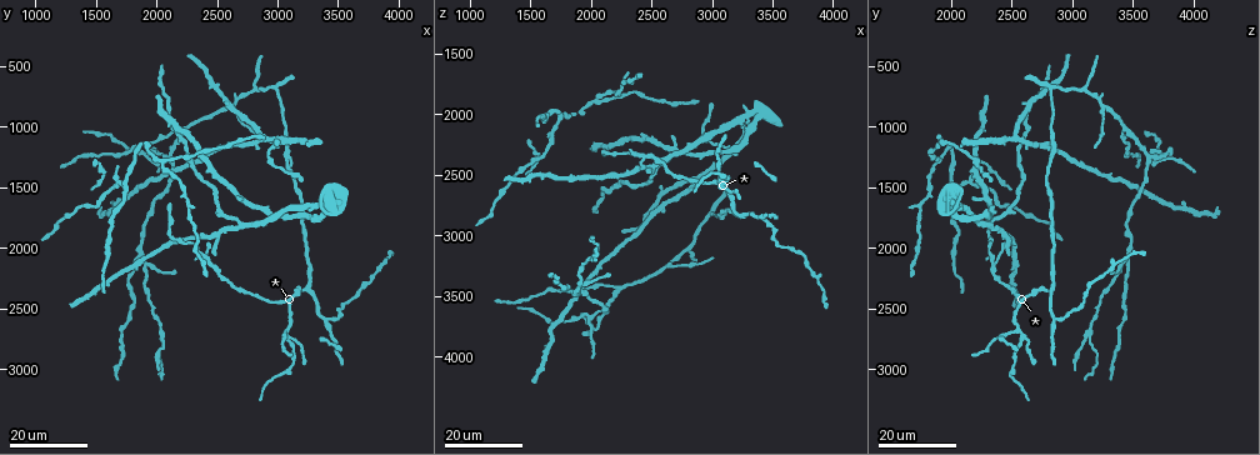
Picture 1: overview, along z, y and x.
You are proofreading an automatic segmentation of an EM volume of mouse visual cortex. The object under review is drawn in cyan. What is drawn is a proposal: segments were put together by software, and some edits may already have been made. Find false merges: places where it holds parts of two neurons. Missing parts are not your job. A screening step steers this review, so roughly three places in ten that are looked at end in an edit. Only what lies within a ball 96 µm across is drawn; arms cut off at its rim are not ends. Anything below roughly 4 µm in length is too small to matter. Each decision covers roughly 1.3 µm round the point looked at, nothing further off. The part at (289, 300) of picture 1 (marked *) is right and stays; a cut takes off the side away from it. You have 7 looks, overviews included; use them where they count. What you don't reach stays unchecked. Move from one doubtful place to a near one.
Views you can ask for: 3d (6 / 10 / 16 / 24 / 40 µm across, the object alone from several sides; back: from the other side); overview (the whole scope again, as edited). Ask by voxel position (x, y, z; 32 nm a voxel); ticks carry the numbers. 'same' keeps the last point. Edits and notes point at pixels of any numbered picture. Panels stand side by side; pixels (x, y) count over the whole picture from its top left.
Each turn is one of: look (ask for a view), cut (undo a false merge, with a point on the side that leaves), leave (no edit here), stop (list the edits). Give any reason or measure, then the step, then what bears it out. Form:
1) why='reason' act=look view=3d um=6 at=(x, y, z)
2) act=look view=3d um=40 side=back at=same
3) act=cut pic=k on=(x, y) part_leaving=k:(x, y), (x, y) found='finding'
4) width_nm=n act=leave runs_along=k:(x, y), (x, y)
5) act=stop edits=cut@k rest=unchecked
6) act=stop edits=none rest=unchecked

act=look view=3d um=16 at=(3100, 2720, 2600)

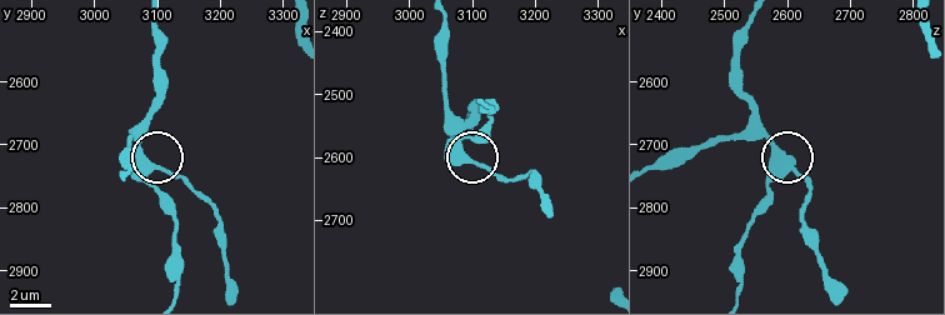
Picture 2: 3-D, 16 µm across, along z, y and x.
act=look view=3d um=6 at=(3090, 2740, 2600)

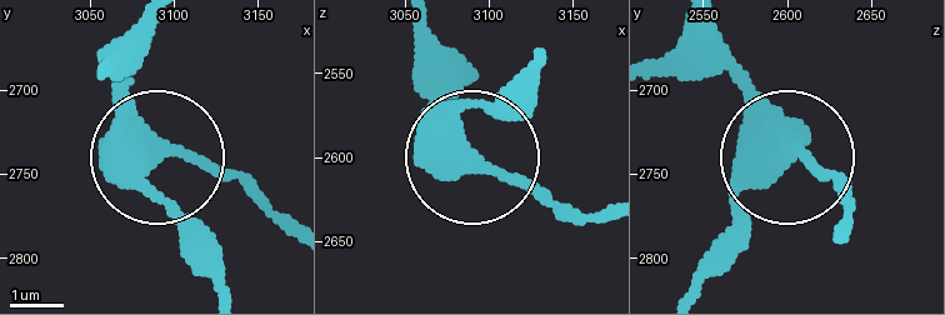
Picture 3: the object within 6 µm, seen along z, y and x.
act=leave runs_along=3:(144, 29), (130, 83), (144, 136), (224, 168), (260, 200) found='one neuron here'

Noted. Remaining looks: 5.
why='three-way junction' act=look view=3d um=16 at=(1680, 1460, 2140)

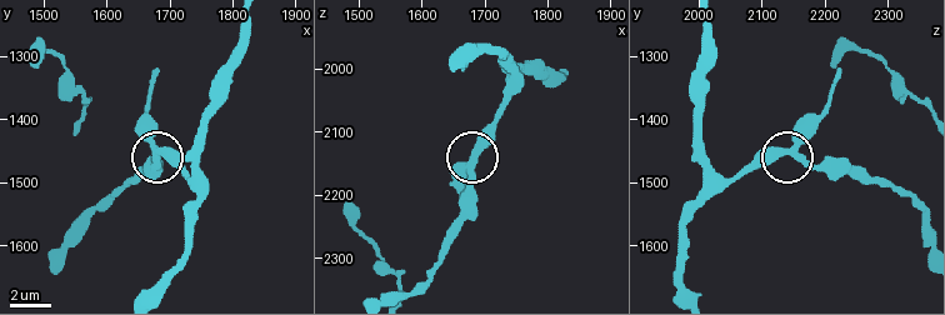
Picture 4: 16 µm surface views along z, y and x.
act=look view=3d um=6 at=(1680, 1450, 2155)

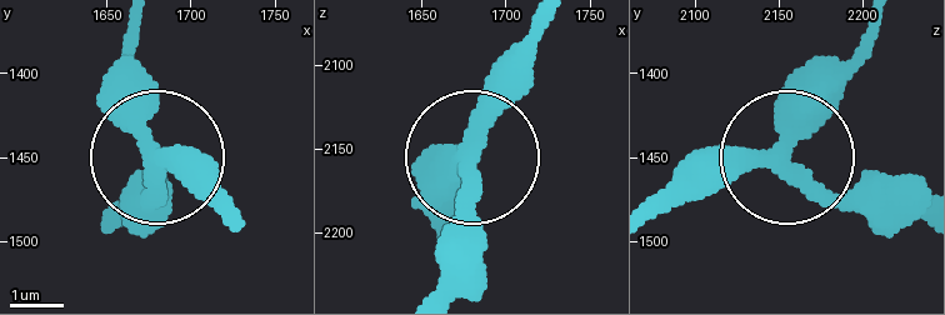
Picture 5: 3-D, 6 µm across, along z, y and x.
why='other side' act=look view=3d um=6 side=back at=(1676, 1450, 2154)

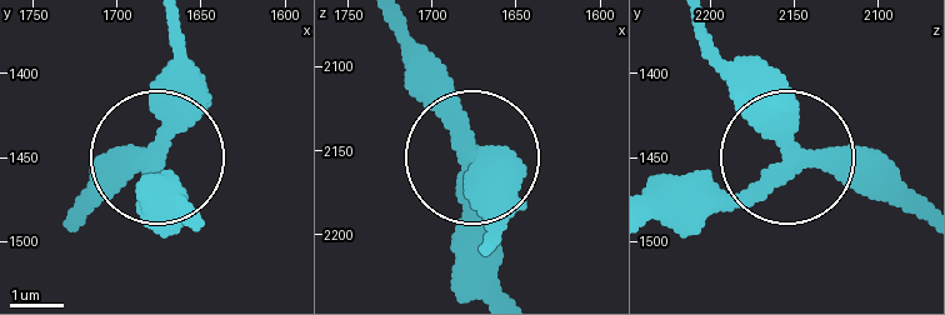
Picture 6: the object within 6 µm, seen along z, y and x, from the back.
width_nm=340 act=leave found='all the same neuron'

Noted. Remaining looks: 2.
why='arms part here' act=look view=3d um=16 at=(2020, 2680, 3140)

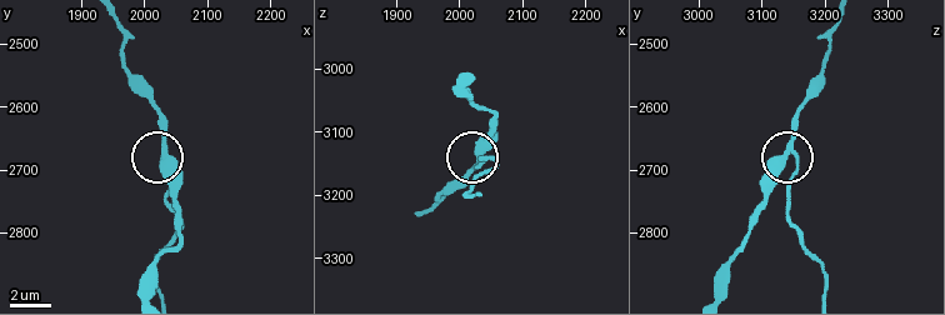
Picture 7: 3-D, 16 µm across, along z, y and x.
act=look view=3d um=6 at=(2035, 2685, 3140)

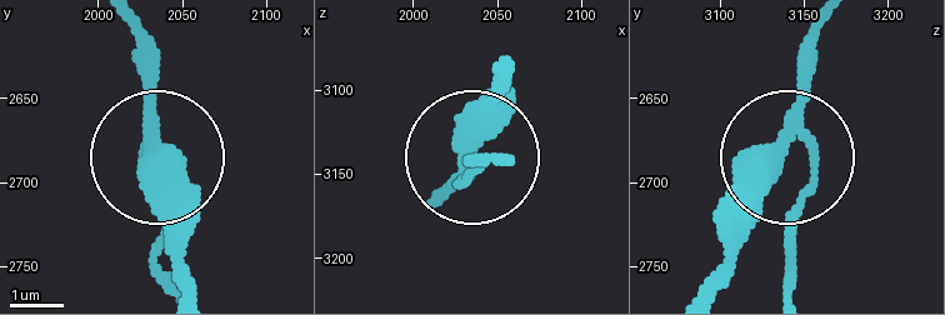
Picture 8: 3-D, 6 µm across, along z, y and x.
width_nm=310 act=leave runs_along=8:(129, 28), (169, 256), (191, 291) found='continuous, no second neuron'

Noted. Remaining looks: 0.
act=stop edits=none rest=unchecked

